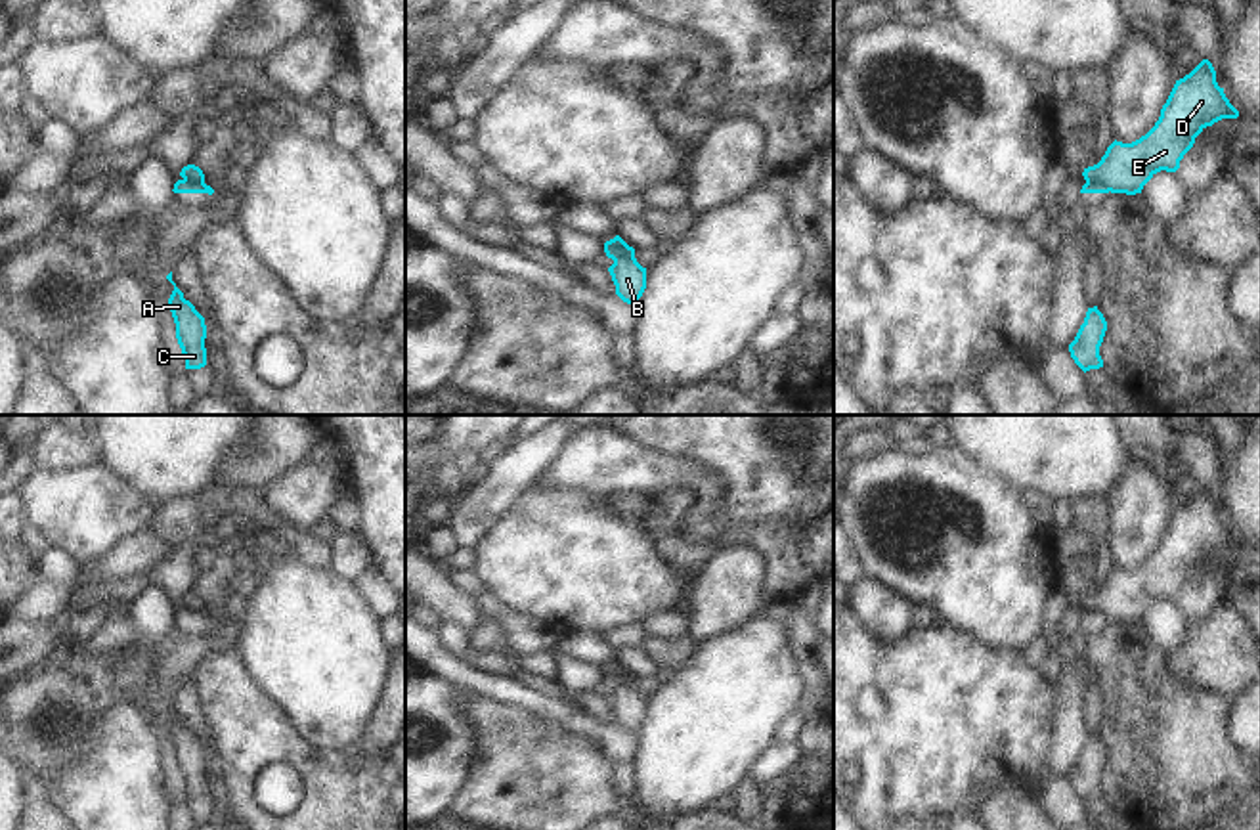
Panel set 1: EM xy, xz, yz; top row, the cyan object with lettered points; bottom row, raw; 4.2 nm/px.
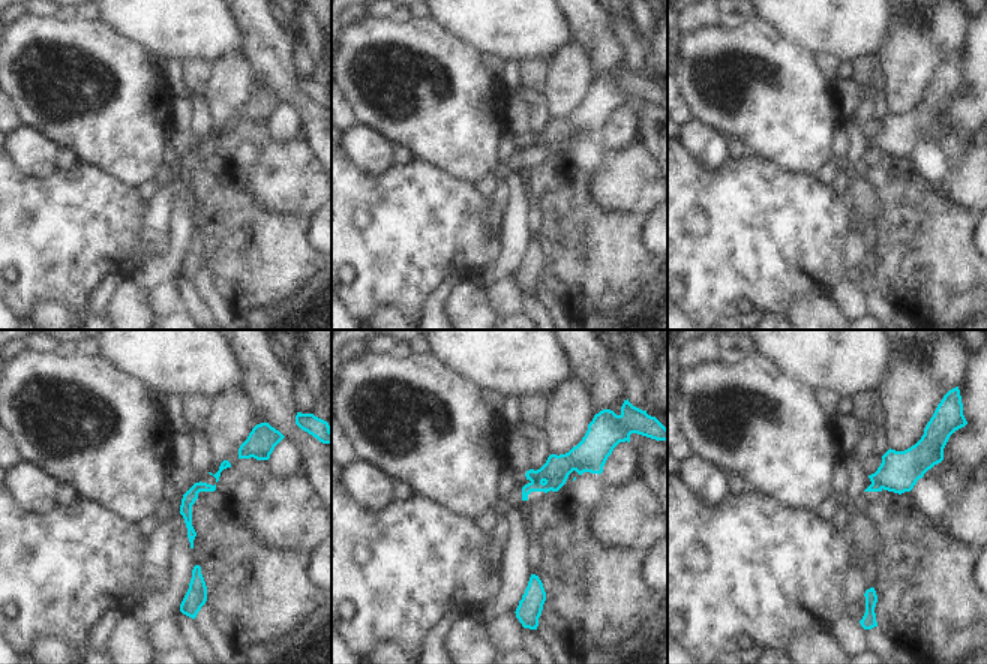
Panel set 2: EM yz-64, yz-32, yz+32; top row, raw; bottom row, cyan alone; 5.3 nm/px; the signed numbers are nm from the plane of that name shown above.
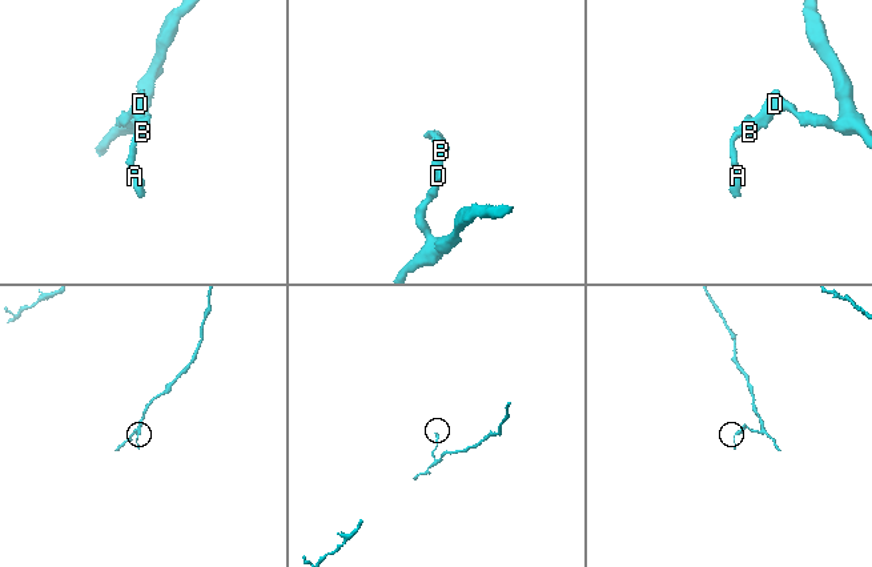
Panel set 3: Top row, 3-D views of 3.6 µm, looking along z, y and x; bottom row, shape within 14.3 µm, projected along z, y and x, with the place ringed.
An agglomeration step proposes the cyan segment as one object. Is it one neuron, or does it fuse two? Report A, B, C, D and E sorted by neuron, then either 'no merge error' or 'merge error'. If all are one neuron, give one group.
A C / B D E | merge error

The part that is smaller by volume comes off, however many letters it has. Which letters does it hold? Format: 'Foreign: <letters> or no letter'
Foreign: A, C

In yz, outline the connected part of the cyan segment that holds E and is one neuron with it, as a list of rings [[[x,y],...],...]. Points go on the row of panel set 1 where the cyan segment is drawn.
[[[1203,59],[1176,80],[1155,126],[1132,143],[1113,142],[1101,161],[1084,168],[1086,182],[1101,182],[1111,193],[1136,195],[1161,170],[1176,172],[1195,138],[1222,119],[1237,119],[1216,82],[1216,71]]]

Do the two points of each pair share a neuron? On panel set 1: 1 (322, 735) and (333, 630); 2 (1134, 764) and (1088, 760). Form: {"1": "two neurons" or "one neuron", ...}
{"1": "one neuron", "2": "two neurons"}

